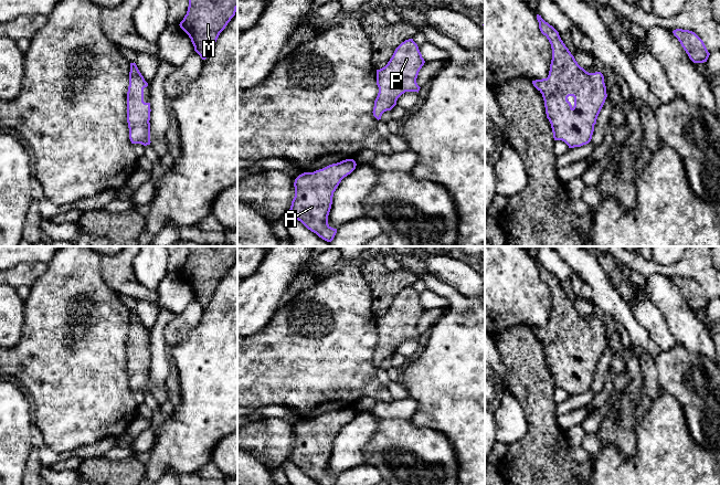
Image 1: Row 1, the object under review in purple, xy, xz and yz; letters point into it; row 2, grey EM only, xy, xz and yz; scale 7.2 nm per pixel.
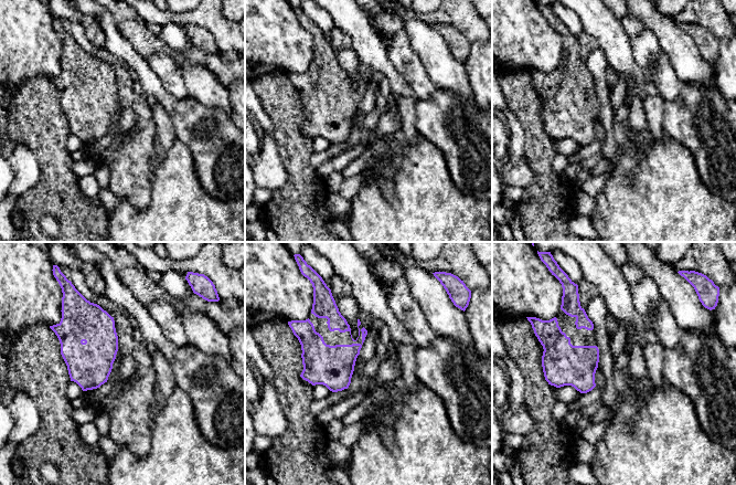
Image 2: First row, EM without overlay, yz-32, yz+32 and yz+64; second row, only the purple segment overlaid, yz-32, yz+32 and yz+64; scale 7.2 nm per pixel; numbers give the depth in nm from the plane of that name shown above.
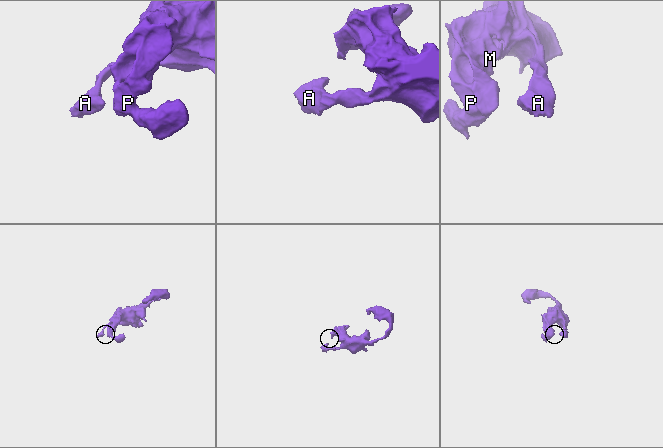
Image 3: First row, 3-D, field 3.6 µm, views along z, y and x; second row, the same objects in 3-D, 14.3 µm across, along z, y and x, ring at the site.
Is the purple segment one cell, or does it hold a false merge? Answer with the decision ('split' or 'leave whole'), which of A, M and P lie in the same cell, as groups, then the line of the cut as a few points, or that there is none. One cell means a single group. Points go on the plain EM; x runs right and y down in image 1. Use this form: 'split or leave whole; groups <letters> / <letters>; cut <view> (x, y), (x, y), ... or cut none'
leave whole; groups A M P; cut none

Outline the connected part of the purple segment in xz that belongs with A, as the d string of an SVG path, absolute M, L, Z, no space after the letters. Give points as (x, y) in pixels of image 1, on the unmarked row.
M353 407L299 422L294 430L295 444L289 461L319 485L335 485L337 476L328 472L333 440L341 428L356 417Z

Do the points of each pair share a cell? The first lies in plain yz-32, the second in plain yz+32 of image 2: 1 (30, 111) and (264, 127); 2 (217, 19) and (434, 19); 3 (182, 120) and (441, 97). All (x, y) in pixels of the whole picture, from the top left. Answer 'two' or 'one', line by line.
1: two
2: one
3: one

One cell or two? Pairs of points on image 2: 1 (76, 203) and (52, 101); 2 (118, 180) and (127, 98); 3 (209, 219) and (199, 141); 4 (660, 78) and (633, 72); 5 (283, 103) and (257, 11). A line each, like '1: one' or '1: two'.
1: one
2: one
3: two
4: two
5: two

